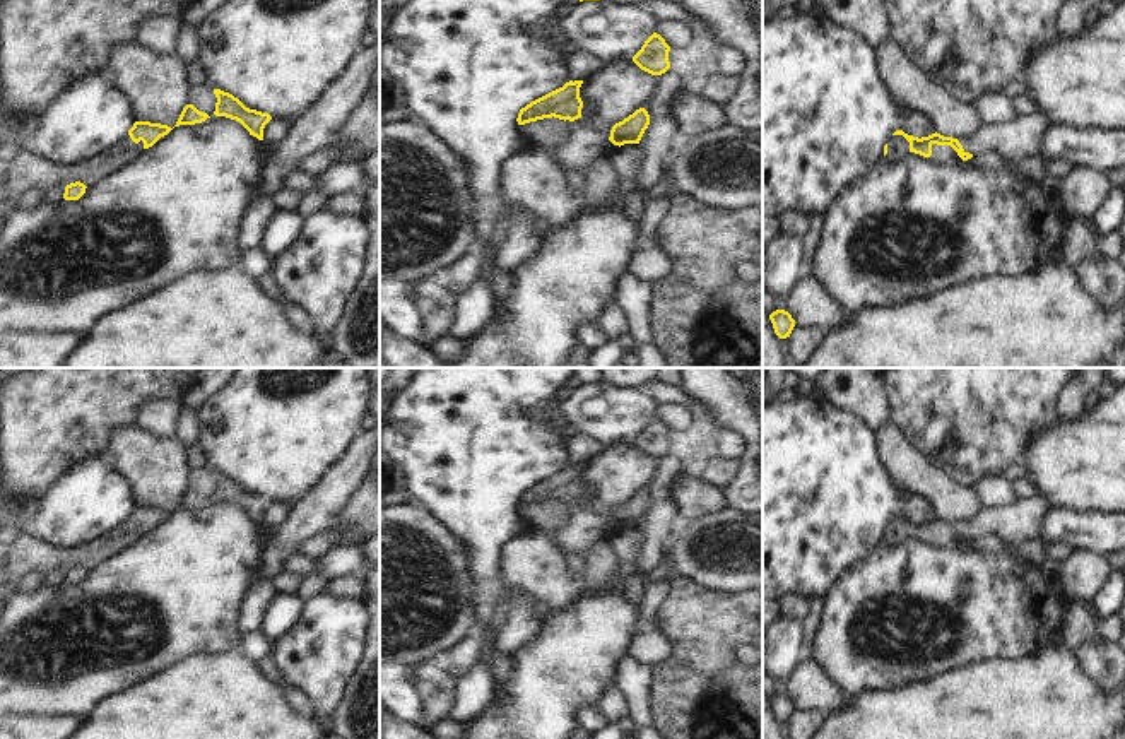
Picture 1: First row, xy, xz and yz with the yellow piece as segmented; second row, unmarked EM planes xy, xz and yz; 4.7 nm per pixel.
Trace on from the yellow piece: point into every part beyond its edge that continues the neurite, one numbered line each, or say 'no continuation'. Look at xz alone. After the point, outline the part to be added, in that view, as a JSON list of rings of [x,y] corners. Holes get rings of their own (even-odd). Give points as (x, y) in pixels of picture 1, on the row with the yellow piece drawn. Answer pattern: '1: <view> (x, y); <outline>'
no continuation

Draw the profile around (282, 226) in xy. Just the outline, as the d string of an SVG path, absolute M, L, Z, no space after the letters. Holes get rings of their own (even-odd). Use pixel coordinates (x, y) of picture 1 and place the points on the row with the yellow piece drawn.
M275 209L263 226L260 246L270 258L277 257L301 233L303 221L304 216L296 209Z

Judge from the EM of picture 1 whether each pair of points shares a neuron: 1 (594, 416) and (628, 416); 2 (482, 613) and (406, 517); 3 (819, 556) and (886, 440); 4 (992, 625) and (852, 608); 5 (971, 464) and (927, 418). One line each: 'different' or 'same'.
1: same
2: different
3: different
4: same
5: same

